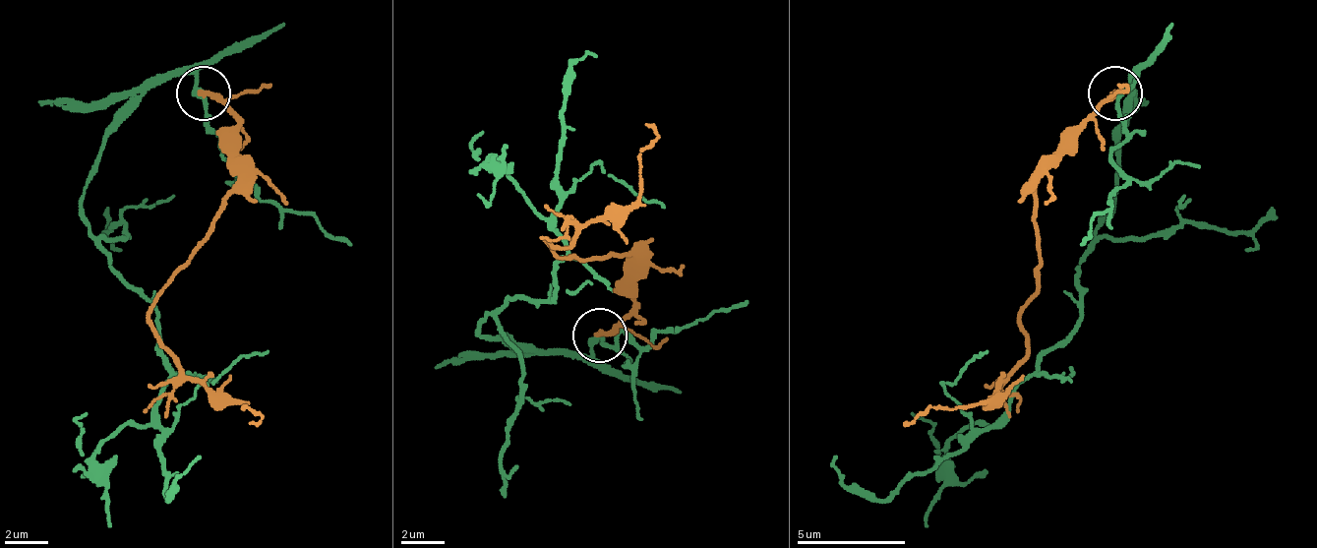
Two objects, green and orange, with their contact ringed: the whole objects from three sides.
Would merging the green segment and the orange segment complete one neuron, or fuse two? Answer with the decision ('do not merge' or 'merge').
do not merge

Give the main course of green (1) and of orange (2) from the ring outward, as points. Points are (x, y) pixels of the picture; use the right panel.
1: (1116, 91), (1132, 75), (1110, 215), (1078, 265), (1078, 324), (987, 427), (883, 498), (851, 481), (835, 455)
2: (1116, 91), (1035, 183), (1041, 286), (1024, 308), (1024, 362), (976, 405), (932, 405), (916, 422), (905, 422)

